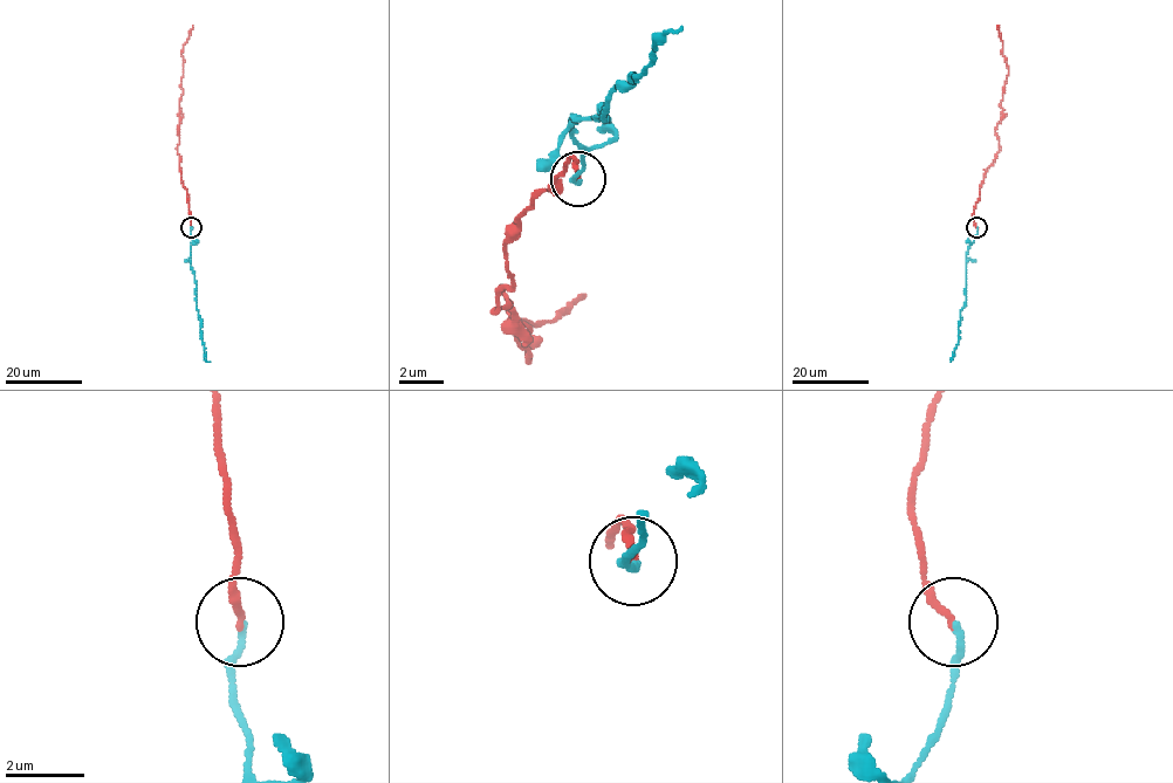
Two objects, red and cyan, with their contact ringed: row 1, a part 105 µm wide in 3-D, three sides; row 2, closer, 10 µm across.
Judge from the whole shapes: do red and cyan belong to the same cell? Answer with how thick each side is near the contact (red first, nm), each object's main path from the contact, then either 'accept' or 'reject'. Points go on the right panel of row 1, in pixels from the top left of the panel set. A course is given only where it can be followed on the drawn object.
calibres 200 and 140 nm; course red (976, 227), (973, 212), (979, 189), (1000, 150), (995, 129), (1009, 68), (997, 26); course cyan (976, 227), (966, 254), (966, 304), (960, 314), (959, 341), (949, 362); accept

